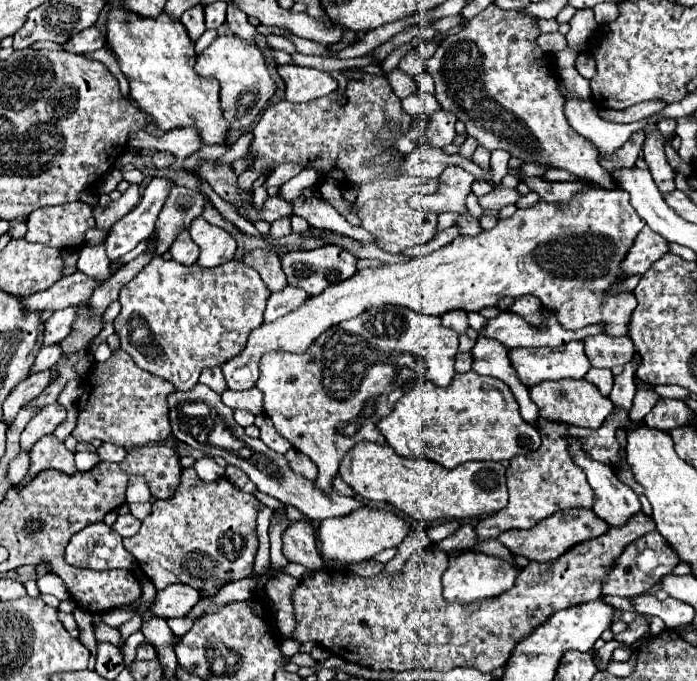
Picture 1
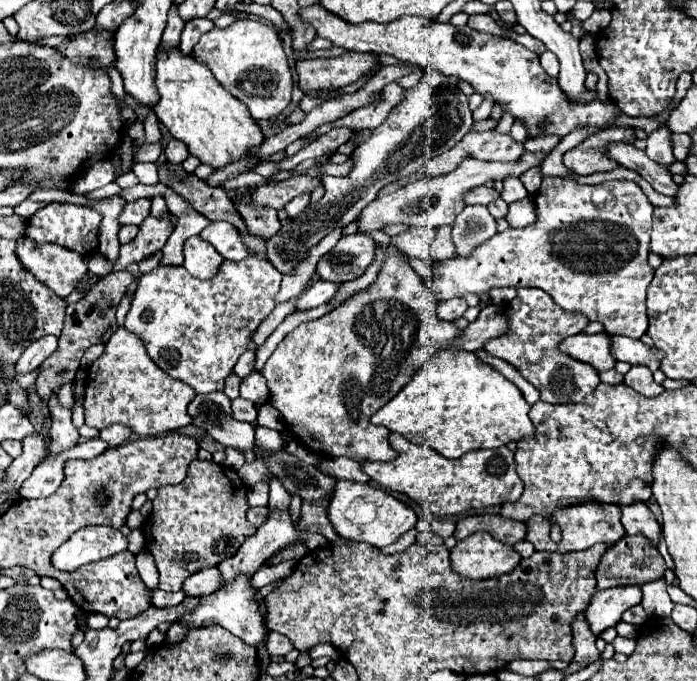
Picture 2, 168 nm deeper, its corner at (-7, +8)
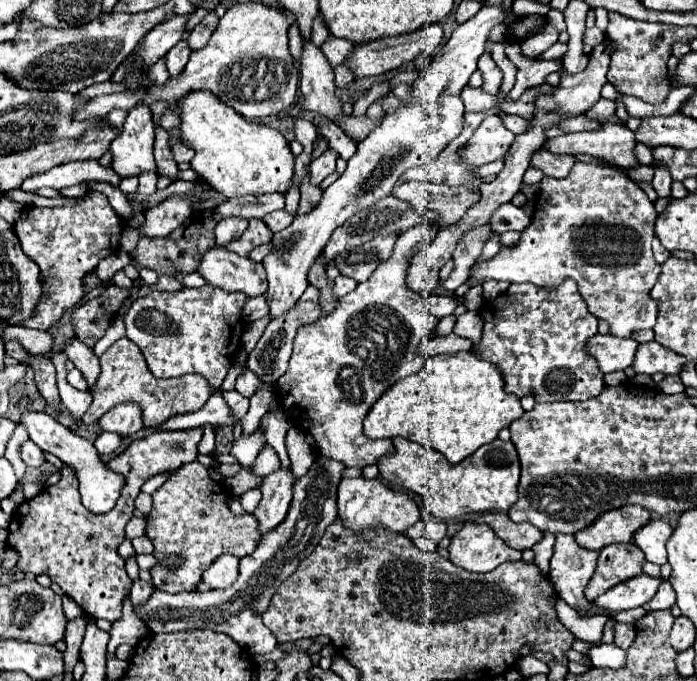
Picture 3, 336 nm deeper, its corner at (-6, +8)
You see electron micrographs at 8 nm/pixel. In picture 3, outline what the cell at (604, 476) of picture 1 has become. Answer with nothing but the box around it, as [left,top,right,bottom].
[633,518,671,566]

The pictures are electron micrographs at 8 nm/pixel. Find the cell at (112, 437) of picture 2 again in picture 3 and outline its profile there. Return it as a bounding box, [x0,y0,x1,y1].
[97,404,143,438]

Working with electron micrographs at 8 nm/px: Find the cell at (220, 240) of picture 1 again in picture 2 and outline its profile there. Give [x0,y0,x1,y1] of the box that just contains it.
[200,222,254,260]

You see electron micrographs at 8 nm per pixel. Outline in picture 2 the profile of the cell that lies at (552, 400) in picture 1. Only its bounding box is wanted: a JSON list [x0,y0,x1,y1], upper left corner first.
[484,288,600,404]

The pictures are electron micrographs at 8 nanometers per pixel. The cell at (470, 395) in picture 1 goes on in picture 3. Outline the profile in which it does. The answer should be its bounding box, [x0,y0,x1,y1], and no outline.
[363,352,525,464]

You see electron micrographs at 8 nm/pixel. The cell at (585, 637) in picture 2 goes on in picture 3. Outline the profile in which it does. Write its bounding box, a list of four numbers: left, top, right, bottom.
[551,534,599,616]

